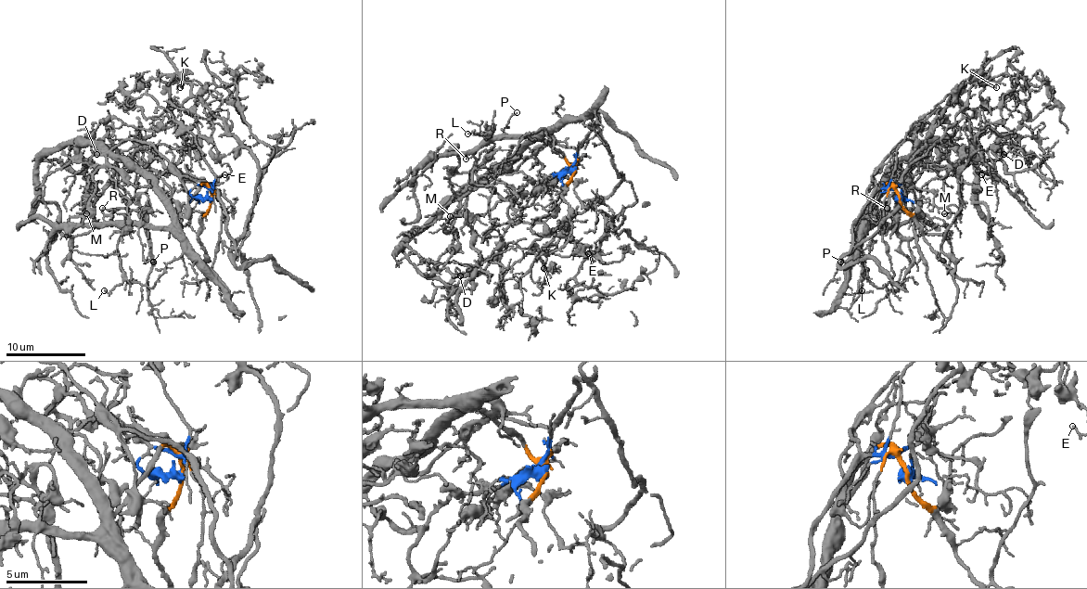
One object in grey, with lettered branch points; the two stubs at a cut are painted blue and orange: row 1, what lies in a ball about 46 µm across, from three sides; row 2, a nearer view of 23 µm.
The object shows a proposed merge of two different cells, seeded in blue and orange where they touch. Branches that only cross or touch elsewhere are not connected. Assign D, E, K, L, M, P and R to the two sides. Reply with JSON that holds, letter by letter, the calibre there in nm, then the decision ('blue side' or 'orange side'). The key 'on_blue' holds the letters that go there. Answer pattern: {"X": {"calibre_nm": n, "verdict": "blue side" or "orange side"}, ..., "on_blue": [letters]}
{"D": {"calibre_nm": 200, "verdict": "blue side"}, "E": {"calibre_nm": 130, "verdict": "blue side"}, "K": {"calibre_nm": 110, "verdict": "blue side"}, "L": {"calibre_nm": 130, "verdict": "orange side"}, "M": {"calibre_nm": 130, "verdict": "blue side"}, "P": {"calibre_nm": 130, "verdict": "orange side"}, "R": {"calibre_nm": 110, "verdict": "orange side"}, "on_blue": ["D", "E", "K", "M"]}

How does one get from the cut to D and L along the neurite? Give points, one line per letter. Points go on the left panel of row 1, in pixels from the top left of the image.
D: (210, 198), (208, 189), (168, 168), (158, 158), (144, 168), (135, 147), (111, 147), (106, 154), (95, 154)
L: (210, 198), (210, 189), (204, 184), (168, 225), (128, 225), (118, 242), (121, 282), (108, 292), (104, 290)

